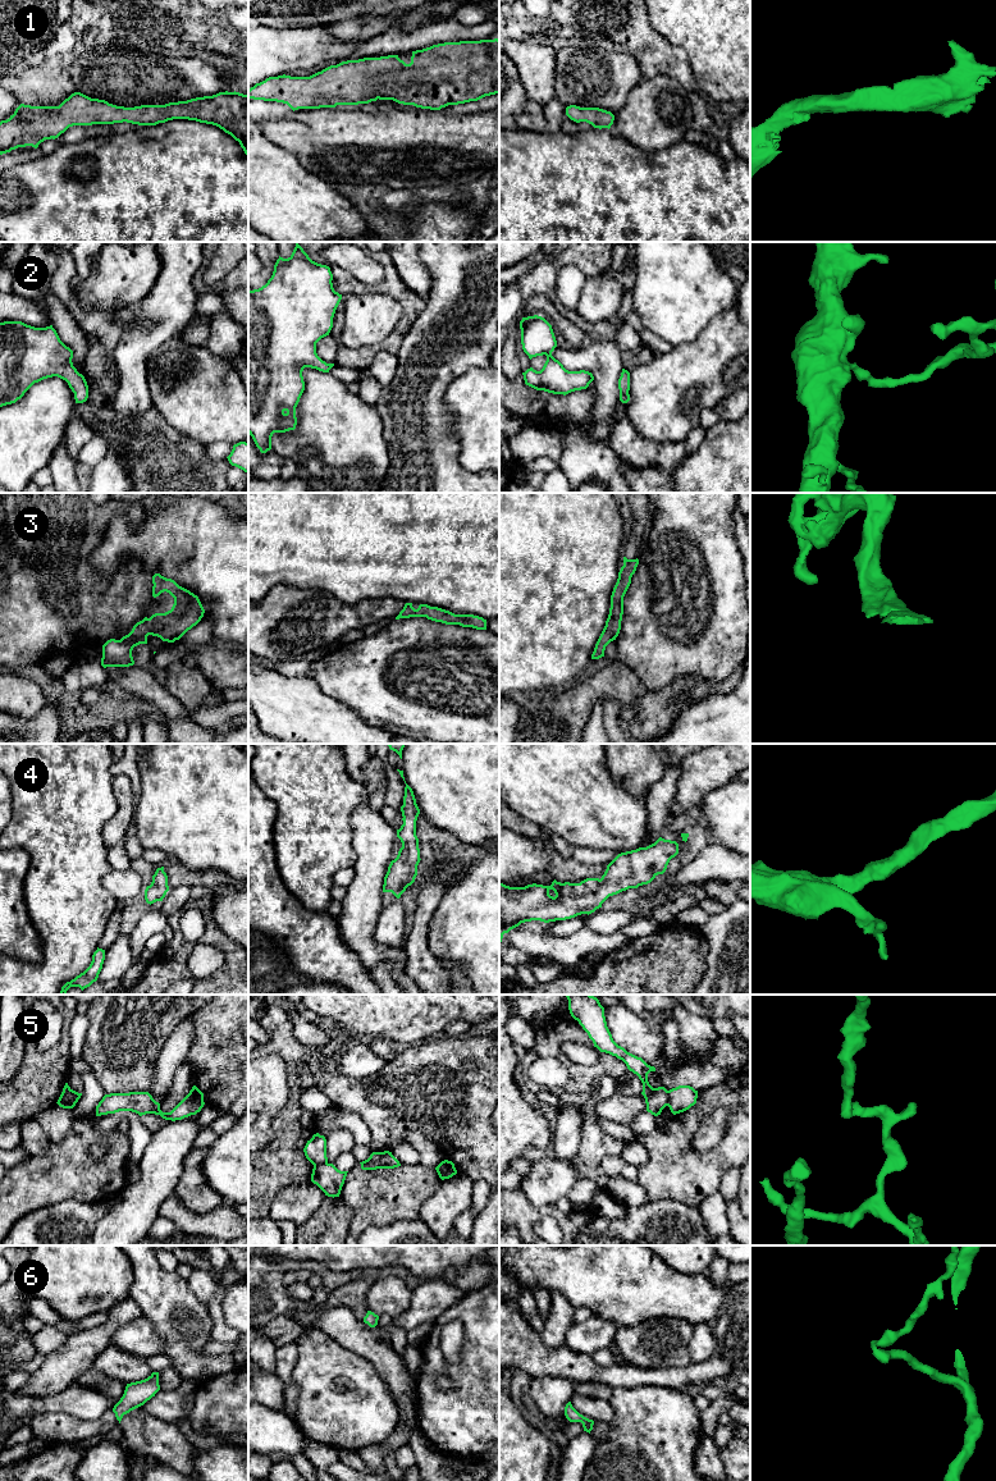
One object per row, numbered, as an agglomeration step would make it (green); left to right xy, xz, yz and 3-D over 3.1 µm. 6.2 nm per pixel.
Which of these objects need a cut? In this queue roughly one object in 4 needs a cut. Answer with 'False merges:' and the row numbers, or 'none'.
False merges: 5

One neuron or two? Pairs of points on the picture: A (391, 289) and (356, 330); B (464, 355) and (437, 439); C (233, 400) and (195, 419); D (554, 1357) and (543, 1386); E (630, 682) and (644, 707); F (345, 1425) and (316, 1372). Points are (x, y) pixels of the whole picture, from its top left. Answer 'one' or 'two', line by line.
A: two
B: one
C: one
D: two
E: two
F: one

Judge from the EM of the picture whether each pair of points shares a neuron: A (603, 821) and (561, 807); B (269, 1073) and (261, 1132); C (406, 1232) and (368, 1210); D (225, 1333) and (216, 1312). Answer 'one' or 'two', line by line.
A: one
B: one
C: two
D: one

